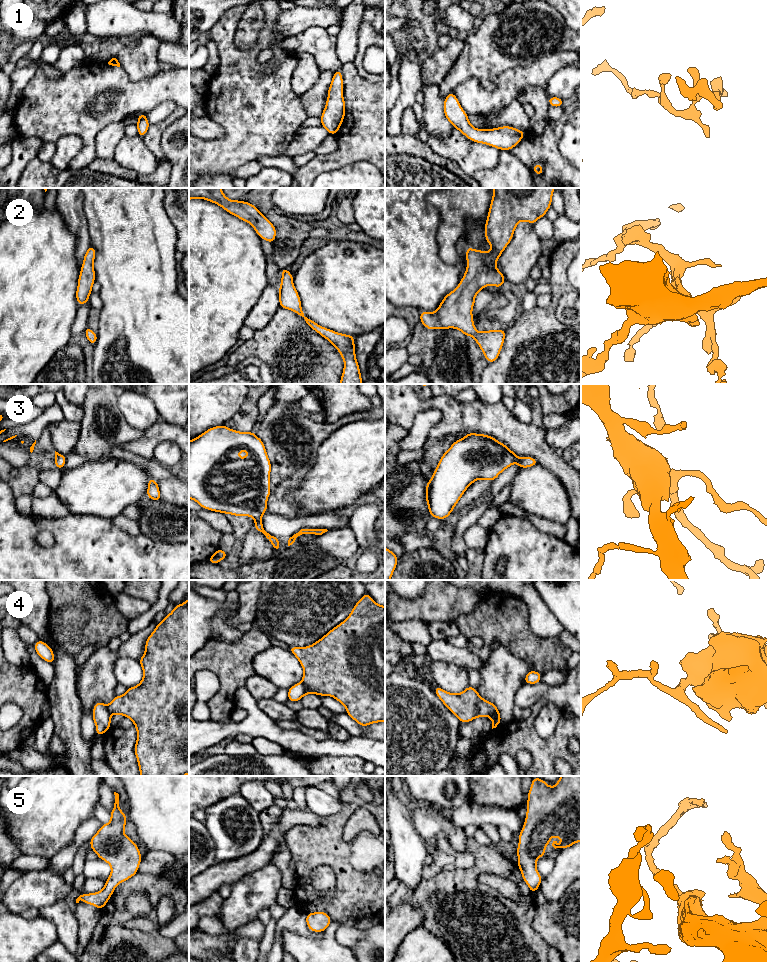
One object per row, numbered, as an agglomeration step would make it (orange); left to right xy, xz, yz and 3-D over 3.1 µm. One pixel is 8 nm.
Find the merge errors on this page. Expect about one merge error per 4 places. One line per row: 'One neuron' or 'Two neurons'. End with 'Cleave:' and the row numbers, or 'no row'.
1: One neuron
2: One neuron
3: One neuron
4: Two neurons
5: One neuron
Cleave: 4

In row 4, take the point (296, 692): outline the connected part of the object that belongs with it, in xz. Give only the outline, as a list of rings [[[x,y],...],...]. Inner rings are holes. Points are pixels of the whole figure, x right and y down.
[[[301,683],[295,684],[288,689],[288,700],[292,702],[299,701],[307,694],[305,686]]]

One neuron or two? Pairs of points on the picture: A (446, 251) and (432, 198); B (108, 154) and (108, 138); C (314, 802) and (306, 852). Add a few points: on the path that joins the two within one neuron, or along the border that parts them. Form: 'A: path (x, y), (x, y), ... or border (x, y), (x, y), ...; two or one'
A: path (447, 237), (446, 210); one
B: path (108, 150), (108, 142); one
C: border (339, 800), (341, 809), (323, 818); two

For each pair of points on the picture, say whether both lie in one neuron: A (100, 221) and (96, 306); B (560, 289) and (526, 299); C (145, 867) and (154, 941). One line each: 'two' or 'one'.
A: two
B: two
C: two

